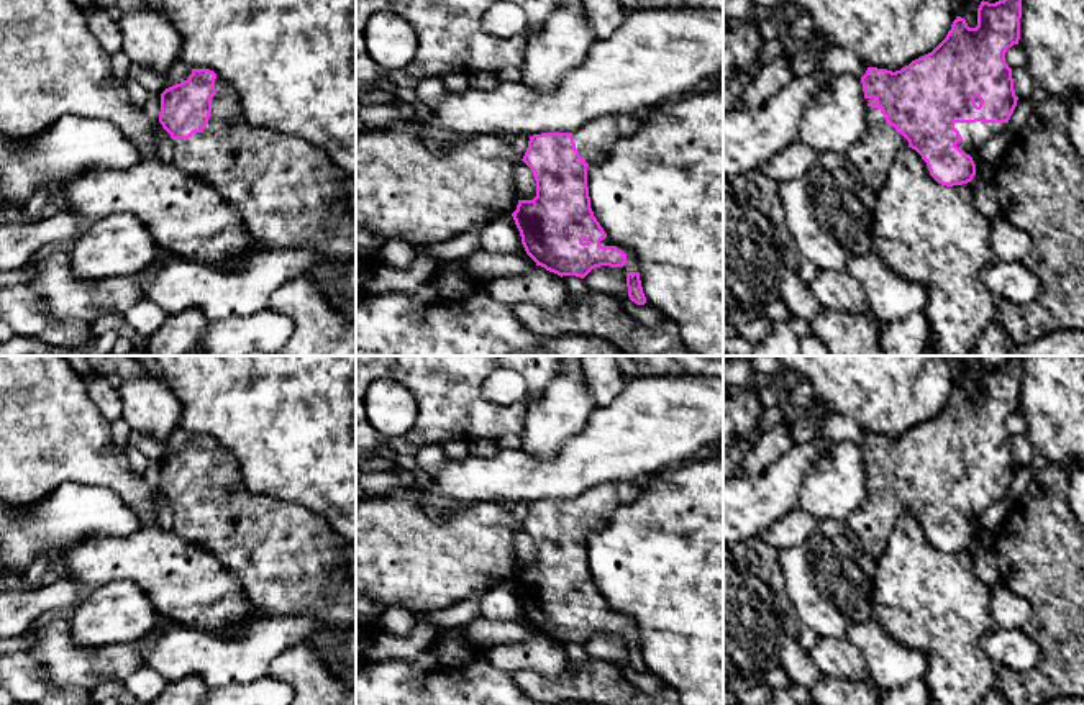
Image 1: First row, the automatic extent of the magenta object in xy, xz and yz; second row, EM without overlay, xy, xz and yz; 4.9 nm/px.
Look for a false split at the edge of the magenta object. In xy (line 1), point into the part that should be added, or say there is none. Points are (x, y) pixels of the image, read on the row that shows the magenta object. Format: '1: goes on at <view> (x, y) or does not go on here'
1: goes on at xy (289, 192)

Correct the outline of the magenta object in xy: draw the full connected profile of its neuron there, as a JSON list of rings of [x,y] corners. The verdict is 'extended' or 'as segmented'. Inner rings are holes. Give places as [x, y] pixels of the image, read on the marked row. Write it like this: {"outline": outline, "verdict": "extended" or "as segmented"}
{"outline": [[[192,69],[187,80],[161,93],[159,123],[174,139],[174,164],[198,175],[231,202],[248,234],[277,249],[310,249],[318,262],[356,256],[356,220],[343,203],[343,174],[305,139],[251,125],[233,87],[210,69]]], "verdict": "extended"}

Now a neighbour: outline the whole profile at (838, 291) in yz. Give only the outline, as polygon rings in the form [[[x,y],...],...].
[[[818,271],[810,289],[818,303],[827,310],[868,315],[872,316],[879,326],[884,323],[872,313],[863,289],[846,271]]]

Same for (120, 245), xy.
[[[131,213],[89,221],[69,252],[77,279],[98,280],[144,271],[161,256],[148,228]]]

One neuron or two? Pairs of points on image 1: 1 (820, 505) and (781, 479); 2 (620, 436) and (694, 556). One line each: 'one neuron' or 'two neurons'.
1: two neurons
2: two neurons

